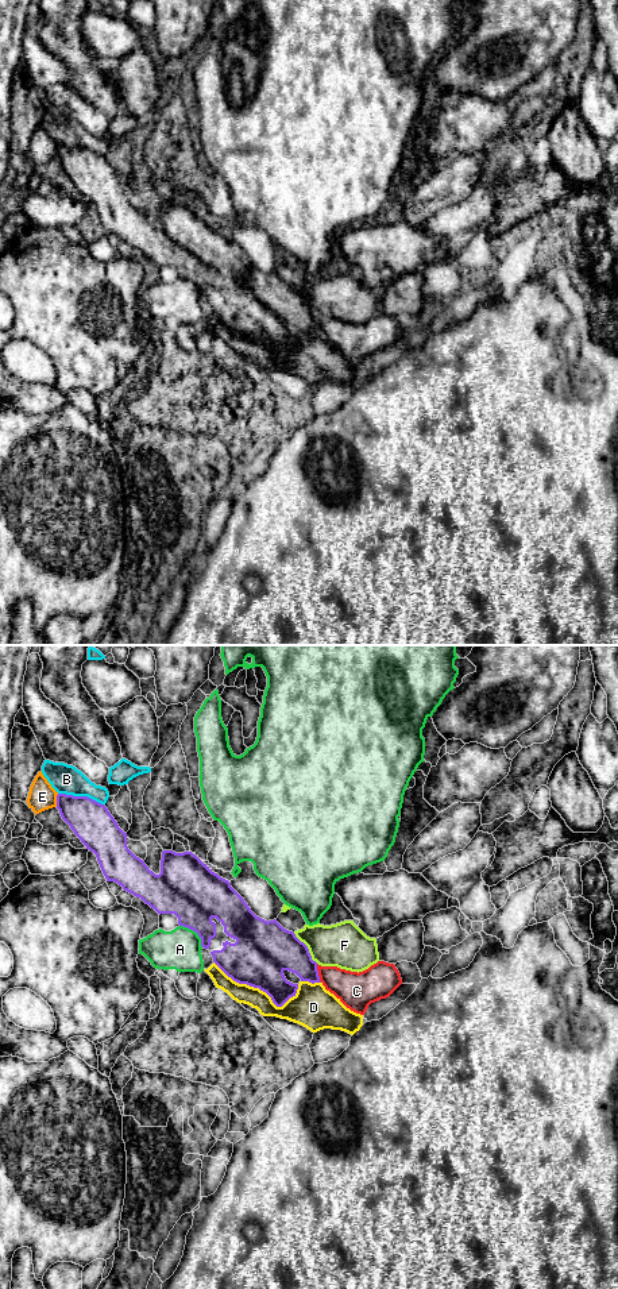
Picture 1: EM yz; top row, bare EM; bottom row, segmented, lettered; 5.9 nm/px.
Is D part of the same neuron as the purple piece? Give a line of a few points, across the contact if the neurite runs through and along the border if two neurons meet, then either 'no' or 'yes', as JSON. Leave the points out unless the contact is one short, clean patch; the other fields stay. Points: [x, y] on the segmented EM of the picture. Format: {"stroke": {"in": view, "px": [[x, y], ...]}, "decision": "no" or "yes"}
{"decision": "yes"}

